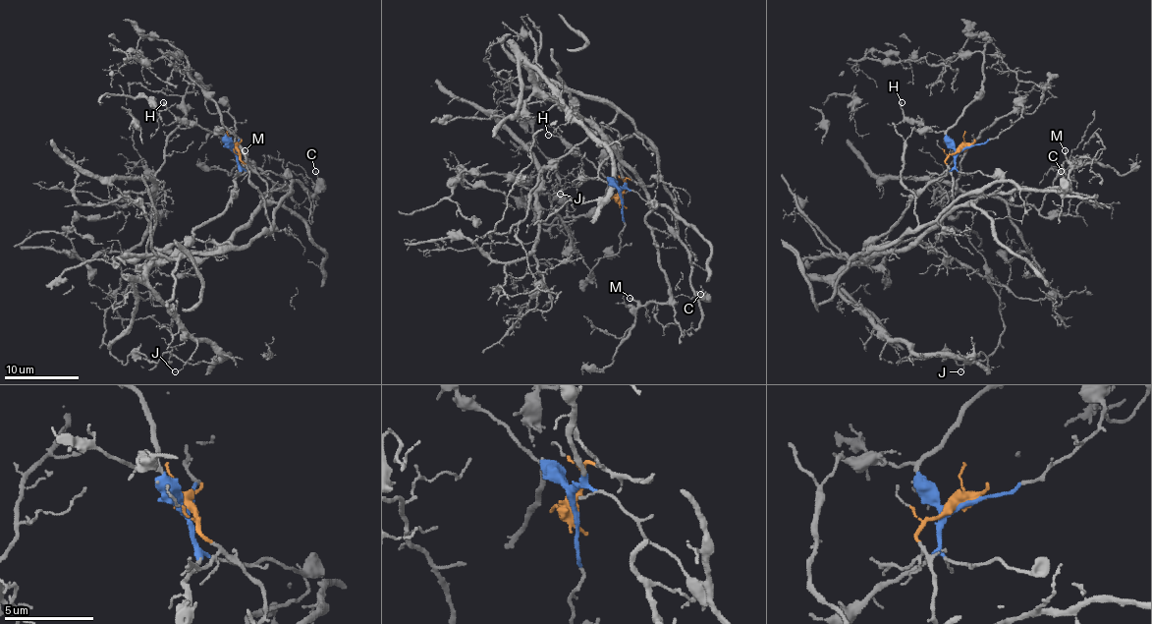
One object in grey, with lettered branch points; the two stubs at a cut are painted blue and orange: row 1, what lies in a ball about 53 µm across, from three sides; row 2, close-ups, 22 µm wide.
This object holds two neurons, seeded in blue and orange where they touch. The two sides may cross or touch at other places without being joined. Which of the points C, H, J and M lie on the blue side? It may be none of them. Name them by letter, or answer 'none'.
C, H

